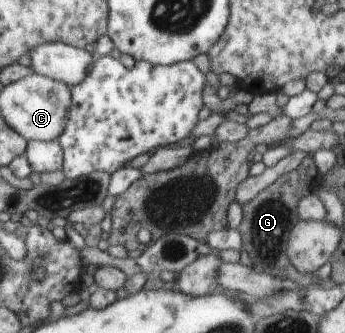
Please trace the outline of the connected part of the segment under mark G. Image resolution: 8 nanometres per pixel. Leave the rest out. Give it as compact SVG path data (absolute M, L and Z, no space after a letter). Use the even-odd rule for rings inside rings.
M308 159L288 173L280 175L274 183L267 185L250 201L241 205L242 219L238 223L238 233L242 239L241 249L248 253L251 267L257 271L264 271L268 275L286 279L284 284L293 282L298 272L292 267L286 255L286 241L290 235L290 229L296 225L299 217L296 211L296 203L300 197L310 192L317 186L317 173L314 161Z

